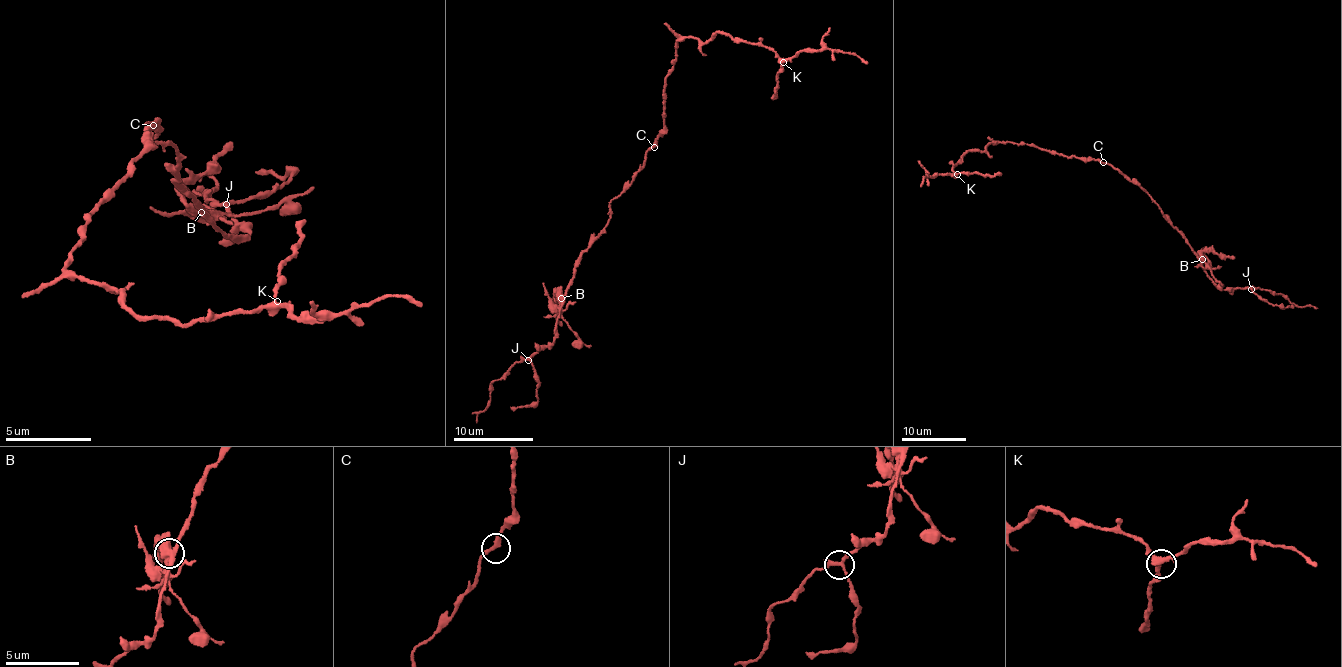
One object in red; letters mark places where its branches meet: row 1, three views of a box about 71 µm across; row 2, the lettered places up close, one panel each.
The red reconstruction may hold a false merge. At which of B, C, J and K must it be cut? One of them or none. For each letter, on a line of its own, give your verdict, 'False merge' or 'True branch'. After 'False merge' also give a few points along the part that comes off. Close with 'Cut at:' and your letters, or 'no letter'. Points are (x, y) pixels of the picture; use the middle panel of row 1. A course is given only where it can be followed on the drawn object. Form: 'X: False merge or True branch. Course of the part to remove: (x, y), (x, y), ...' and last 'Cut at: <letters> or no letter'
B: False merge. Course of the part to remove: (561, 297), (567, 325), (579, 342), (592, 345)
C: True branch
J: True branch
K: True branch
Cut at: B

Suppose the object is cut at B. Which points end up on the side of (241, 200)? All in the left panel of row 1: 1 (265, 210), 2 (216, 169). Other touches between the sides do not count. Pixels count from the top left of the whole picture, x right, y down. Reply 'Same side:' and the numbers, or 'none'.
Same side: none

